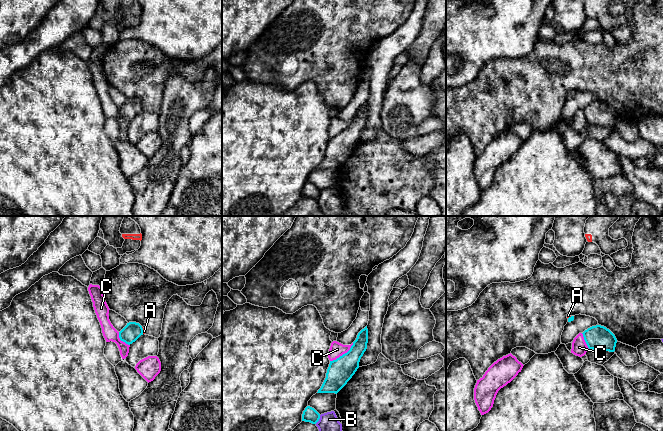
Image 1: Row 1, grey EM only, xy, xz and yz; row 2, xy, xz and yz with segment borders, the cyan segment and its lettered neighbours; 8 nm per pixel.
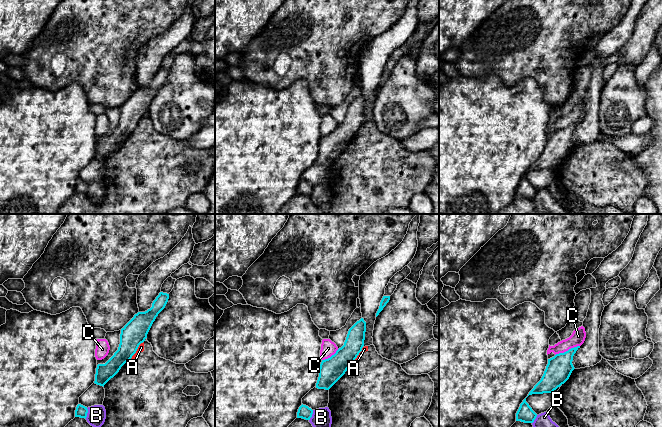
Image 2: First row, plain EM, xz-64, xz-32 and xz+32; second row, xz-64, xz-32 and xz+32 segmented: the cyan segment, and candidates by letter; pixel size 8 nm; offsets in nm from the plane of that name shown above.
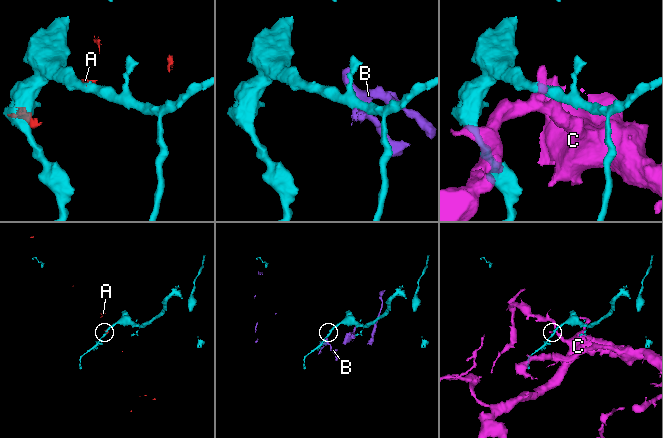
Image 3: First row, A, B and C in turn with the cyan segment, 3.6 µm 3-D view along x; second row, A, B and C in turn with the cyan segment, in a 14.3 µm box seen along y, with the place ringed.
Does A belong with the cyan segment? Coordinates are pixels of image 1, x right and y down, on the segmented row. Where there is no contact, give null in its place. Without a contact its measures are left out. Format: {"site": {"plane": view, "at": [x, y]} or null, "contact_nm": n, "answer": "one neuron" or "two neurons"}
{"site": {"plane": "xy", "at": [142, 330]}, "contact_nm": 60, "answer": "two neurons"}

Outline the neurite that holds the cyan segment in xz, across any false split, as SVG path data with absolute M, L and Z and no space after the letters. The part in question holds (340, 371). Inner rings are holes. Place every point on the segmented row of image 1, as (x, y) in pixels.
M366 326L358 333L356 340L347 353L336 360L330 361L326 378L317 393L337 394L359 368L359 362L367 349L367 343L368 329Z

